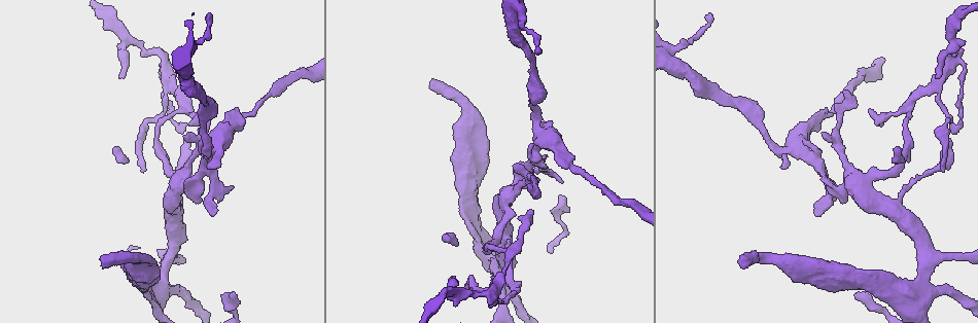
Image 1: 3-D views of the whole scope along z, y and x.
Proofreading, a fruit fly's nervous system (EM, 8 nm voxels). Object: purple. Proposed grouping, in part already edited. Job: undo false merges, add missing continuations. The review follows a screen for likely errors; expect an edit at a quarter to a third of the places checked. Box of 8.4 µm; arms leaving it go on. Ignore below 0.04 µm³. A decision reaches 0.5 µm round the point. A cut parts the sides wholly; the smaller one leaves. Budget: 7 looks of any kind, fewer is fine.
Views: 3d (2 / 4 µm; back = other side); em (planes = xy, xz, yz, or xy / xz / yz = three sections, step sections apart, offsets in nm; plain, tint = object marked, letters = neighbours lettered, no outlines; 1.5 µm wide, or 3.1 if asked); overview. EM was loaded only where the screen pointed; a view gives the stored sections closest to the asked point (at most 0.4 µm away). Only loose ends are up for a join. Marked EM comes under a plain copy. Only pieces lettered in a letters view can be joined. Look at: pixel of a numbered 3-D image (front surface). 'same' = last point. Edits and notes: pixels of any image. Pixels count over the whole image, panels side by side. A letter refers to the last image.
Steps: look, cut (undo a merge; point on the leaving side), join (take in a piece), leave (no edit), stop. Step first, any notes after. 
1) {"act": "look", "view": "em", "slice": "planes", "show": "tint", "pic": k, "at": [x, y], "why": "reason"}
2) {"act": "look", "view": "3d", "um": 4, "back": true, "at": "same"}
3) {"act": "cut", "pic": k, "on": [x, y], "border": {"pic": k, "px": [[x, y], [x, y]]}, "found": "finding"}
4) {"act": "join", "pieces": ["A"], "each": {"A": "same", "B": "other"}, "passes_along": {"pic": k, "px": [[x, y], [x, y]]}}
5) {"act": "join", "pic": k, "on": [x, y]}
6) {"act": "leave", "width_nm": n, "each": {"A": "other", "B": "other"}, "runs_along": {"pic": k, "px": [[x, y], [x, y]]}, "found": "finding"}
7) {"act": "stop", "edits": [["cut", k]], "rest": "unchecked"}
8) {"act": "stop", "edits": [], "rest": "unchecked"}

{"act": "look", "view": "3d", "um": 4, "back": true, "pic": 1, "at": [466, 201], "why": "thick turns thin"}

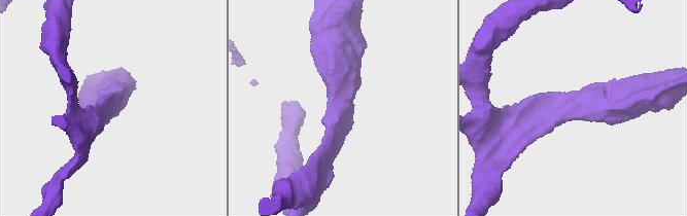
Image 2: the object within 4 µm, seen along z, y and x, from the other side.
{"act": "look", "view": "em", "slice": "yz", "step": 4, "show": "tint", "pic": 2, "at": [338, 106], "why": "now the EM"}

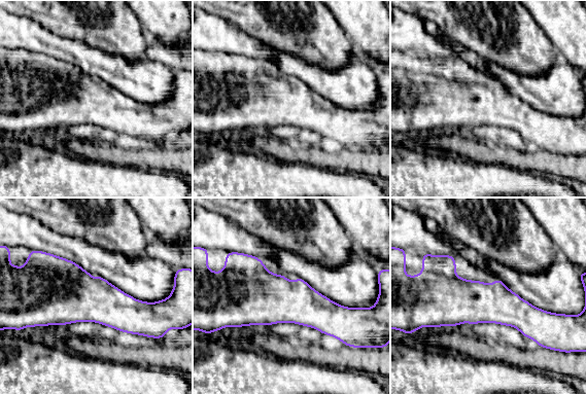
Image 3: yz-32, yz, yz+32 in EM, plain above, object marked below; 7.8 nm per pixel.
{"act": "look", "view": "em", "slice": "planes", "show": "letters", "at": "same", "why": "another direction"}

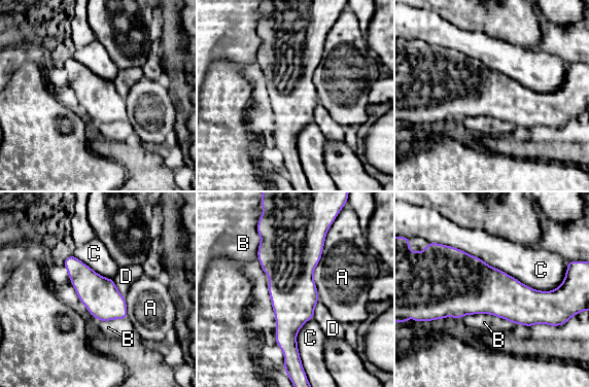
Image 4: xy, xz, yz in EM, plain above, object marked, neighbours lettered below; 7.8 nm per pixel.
{"act": "leave", "each": {"A": "other", "B": "other", "C": "other", "D": "other"}, "border": {"pic": 4, "px": [[330, 227], [313, 275], [318, 298]]}, "found": "continuous, no second neuron"}

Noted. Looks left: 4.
{"act": "look", "view": "em", "slice": "planes", "show": "letters", "pic": 1, "at": [431, 84], "why": "branch stops here"}

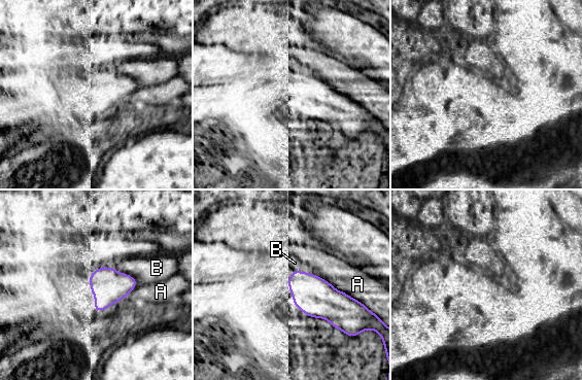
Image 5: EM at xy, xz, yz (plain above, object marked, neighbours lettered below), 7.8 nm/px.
{"act": "leave", "width_nm": 280, "each": {"A": "other", "B": "other"}, "border": {"pic": 5, "px": [[112, 267], [130, 274], [137, 281]]}, "found": "none of them fits"}

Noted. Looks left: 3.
{"act": "look", "view": "em", "slice": "planes", "show": "letters", "pic": 1, "at": [184, 136], "why": "an open end"}

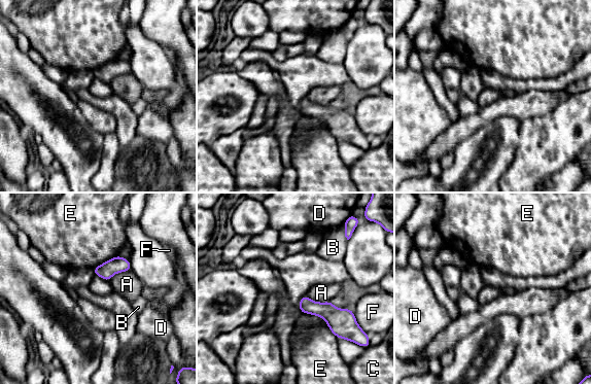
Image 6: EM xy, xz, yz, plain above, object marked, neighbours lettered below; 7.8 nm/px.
{"act": "leave", "longest_contact_nm": ["E", 240], "each": {"A": "other", "B": "other", "C": "other", "D": "other", "E": "other", "F": "other"}, "border": {"pic": 6, "px": [[117, 254], [93, 269]]}, "found": "none of them fits"}

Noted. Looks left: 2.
{"act": "stop", "edits": [], "rest": "unchecked"}

